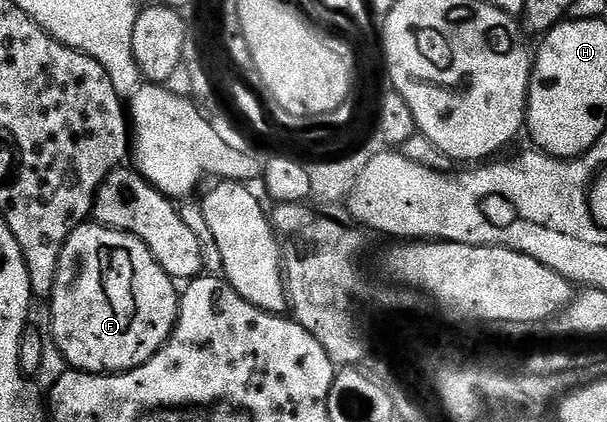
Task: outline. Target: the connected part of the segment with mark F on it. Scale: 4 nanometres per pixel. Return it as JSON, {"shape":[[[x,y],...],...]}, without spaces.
{"shape":[[[85,222],[69,234],[58,258],[54,290],[50,297],[50,331],[54,334],[54,342],[69,369],[97,374],[129,372],[154,358],[154,354],[170,338],[176,328],[180,297],[177,281],[168,276],[166,270],[162,270],[154,254],[150,254],[141,240],[134,238],[129,232],[119,232],[116,228],[105,228],[103,224]]]}

